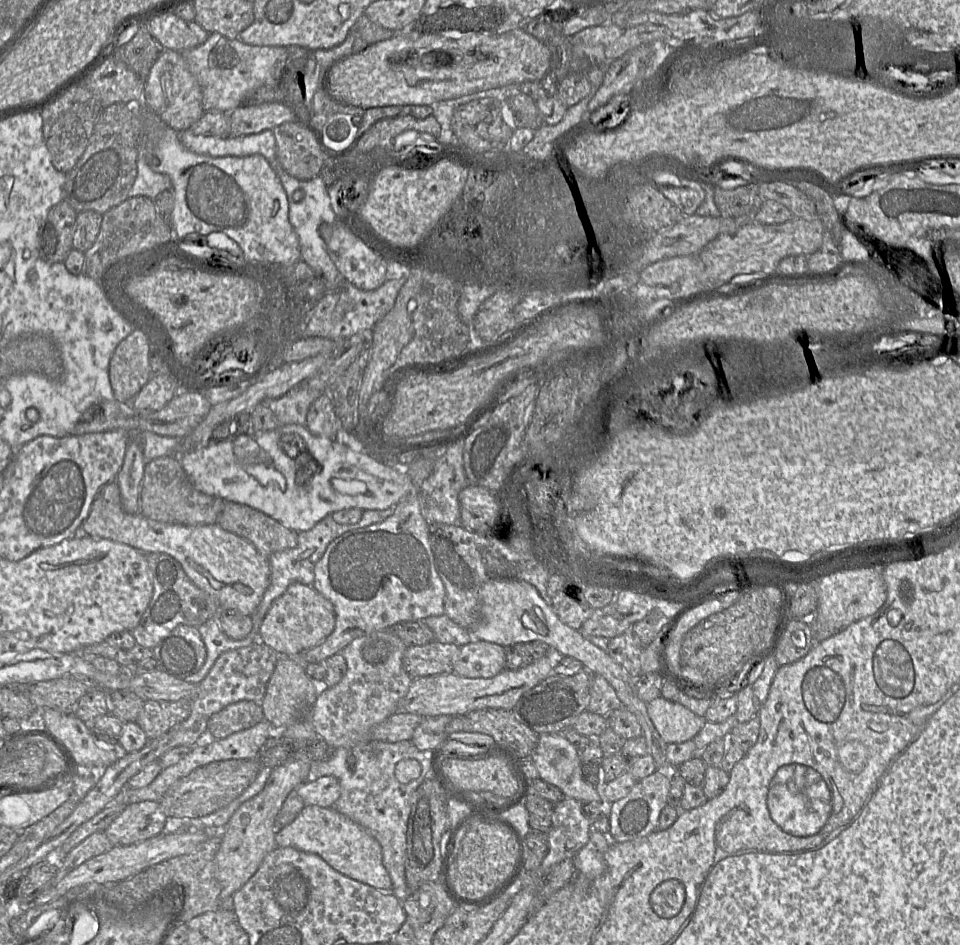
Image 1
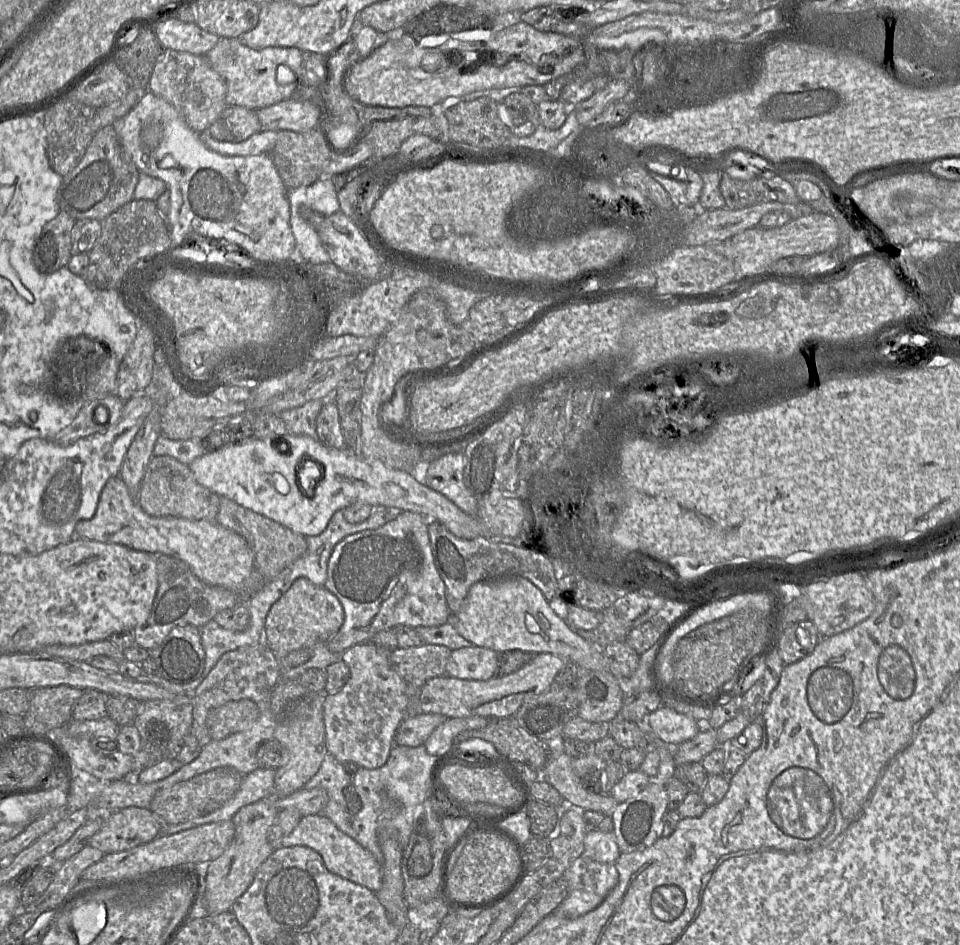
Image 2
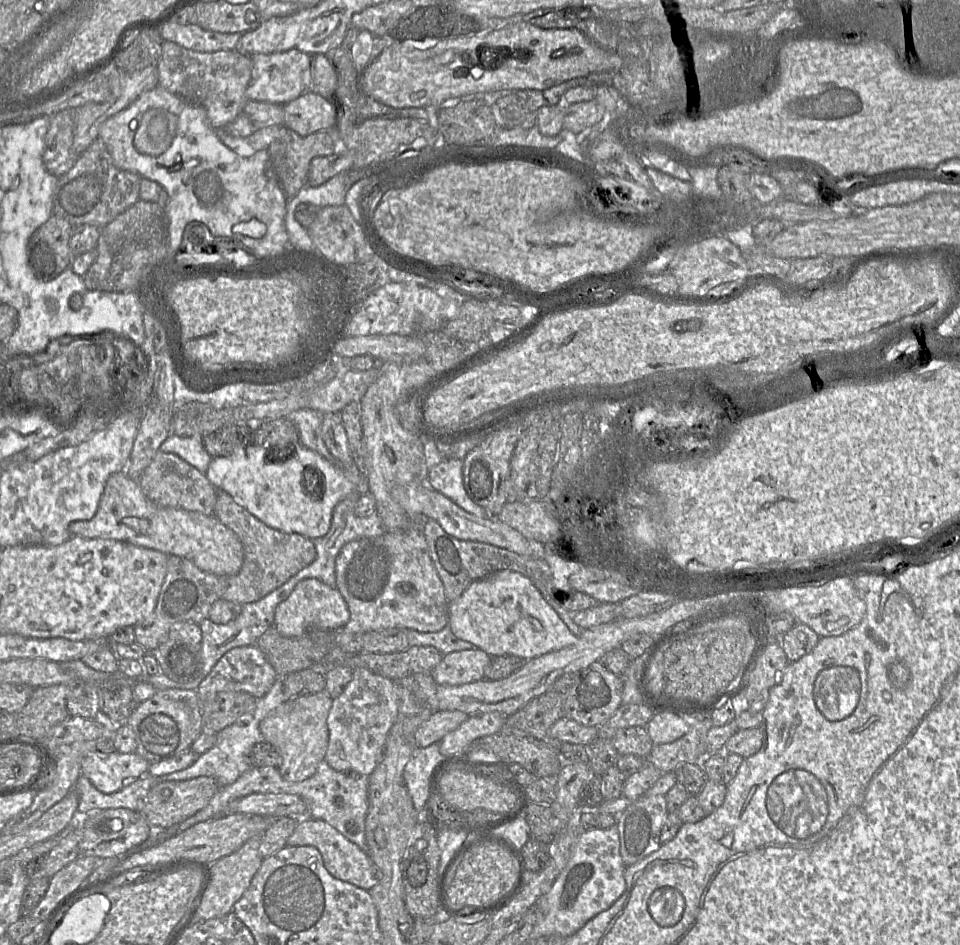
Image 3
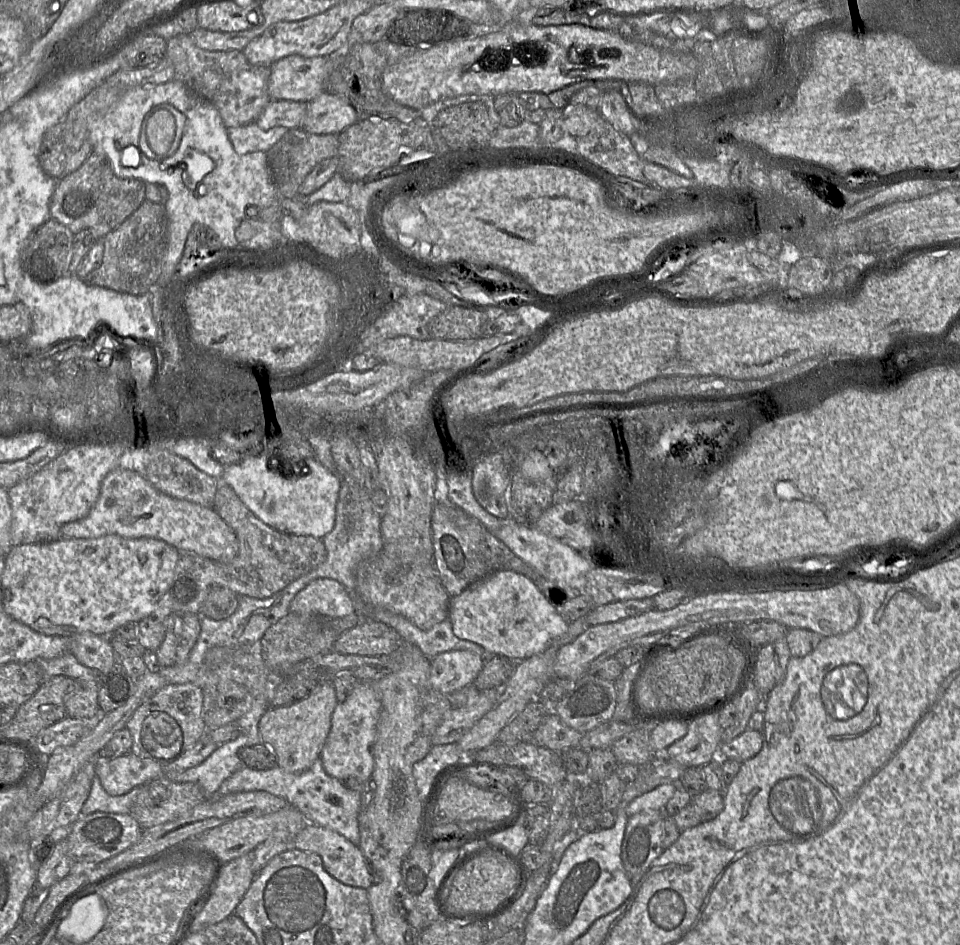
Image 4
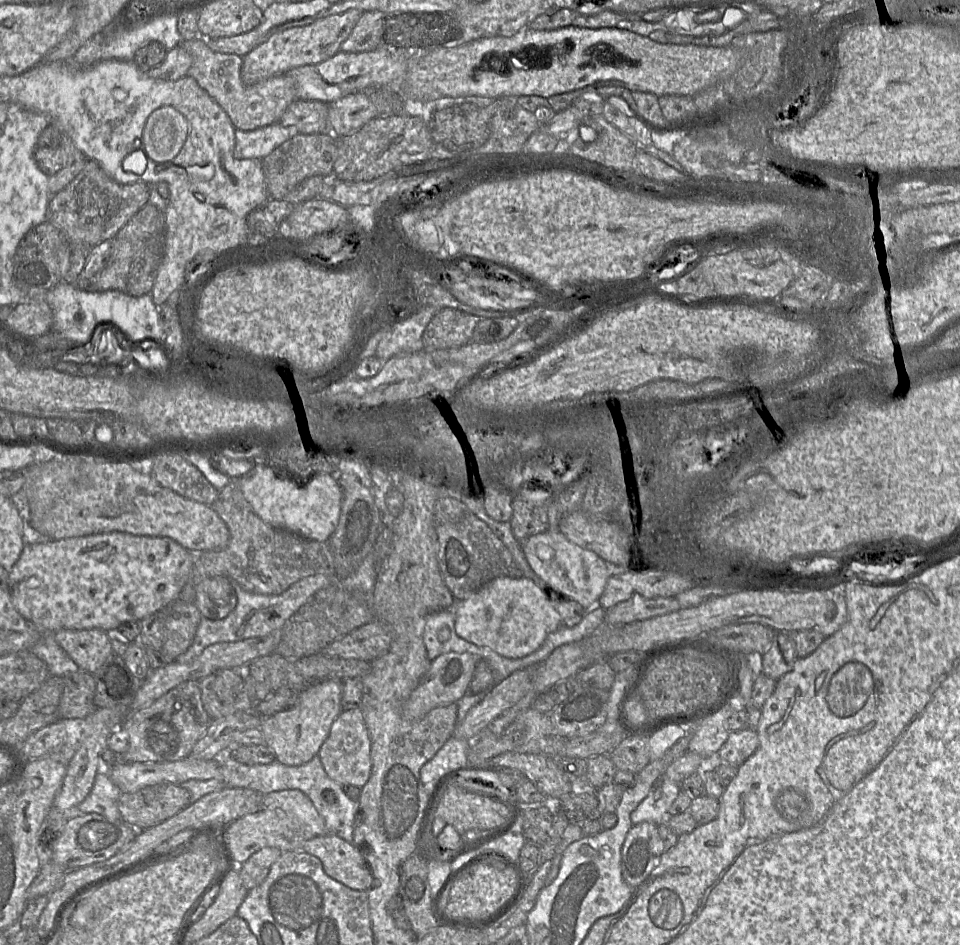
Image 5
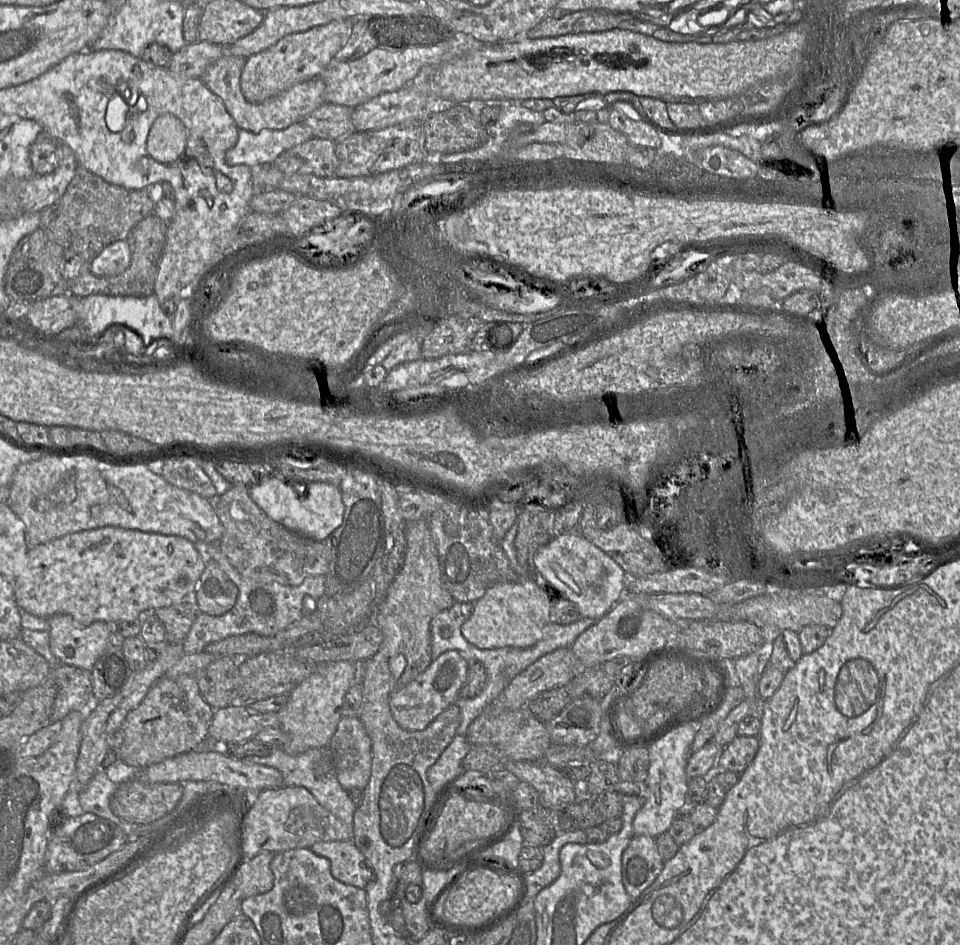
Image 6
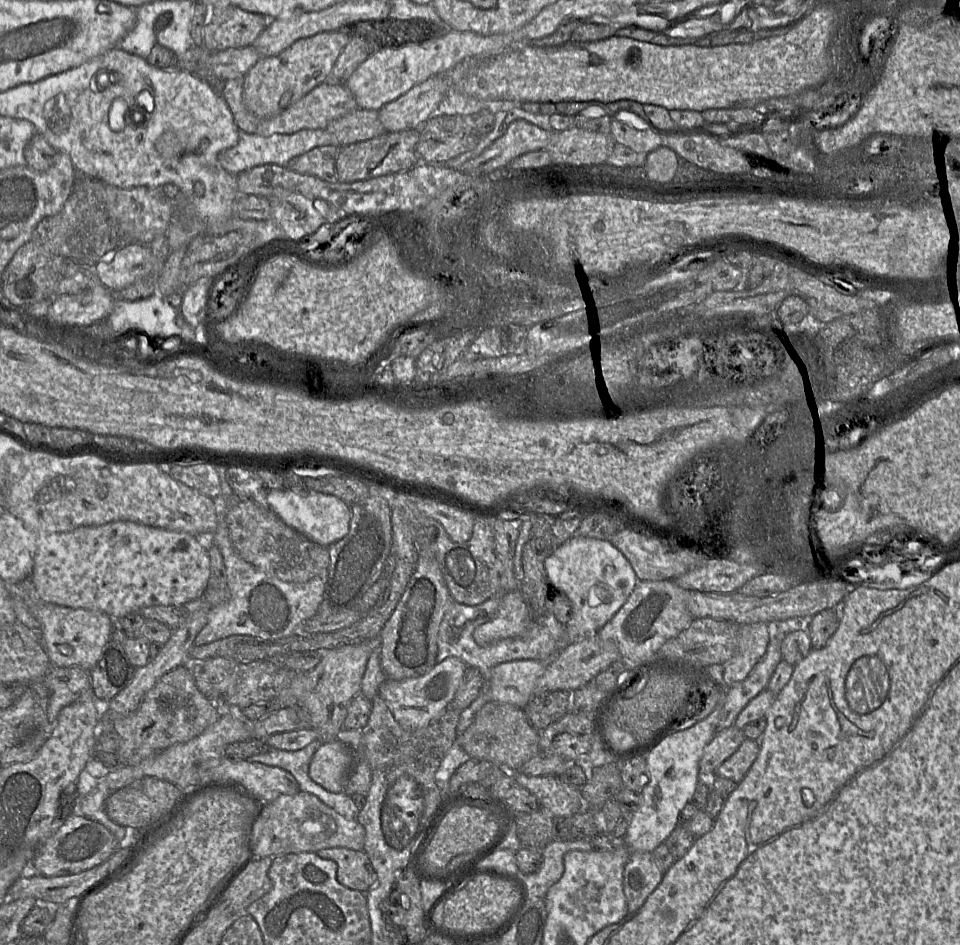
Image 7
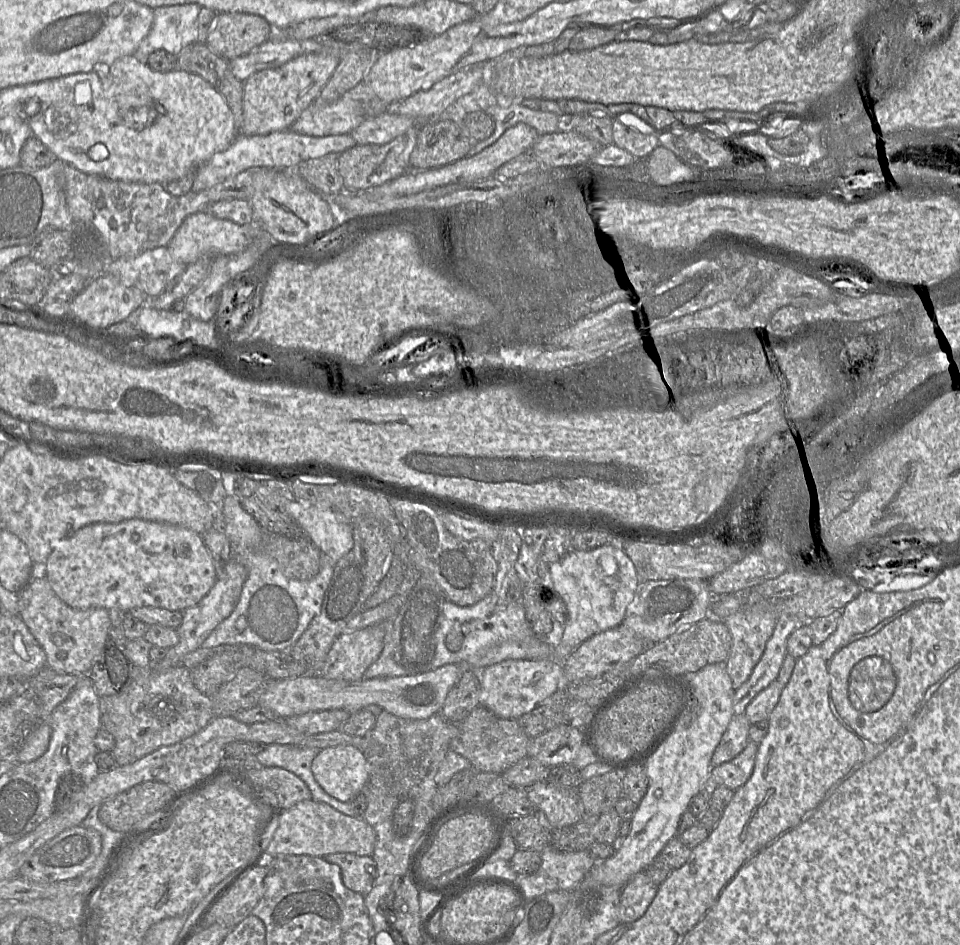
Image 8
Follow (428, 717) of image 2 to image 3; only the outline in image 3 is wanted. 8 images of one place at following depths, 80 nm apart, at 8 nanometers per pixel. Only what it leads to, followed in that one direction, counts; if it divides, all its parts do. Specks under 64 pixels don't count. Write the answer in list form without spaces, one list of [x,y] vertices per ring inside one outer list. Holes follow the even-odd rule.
[[[458,710],[436,711],[416,730],[415,747],[424,748],[440,742],[446,734],[459,727],[468,717],[468,714]]]

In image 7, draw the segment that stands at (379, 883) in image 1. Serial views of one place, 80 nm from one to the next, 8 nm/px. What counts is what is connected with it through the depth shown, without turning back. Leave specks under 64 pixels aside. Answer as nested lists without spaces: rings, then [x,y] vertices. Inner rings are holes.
[[[336,847],[319,850],[317,854],[336,862],[337,881],[343,886],[366,893],[375,885],[376,872],[364,851]]]

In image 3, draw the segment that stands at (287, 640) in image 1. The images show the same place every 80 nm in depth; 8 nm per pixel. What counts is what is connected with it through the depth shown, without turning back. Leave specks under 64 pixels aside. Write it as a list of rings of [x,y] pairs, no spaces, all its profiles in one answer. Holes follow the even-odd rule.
[[[309,578],[300,581],[289,597],[276,607],[273,626],[282,636],[296,638],[312,629],[338,631],[349,619],[347,603],[339,590],[318,579]]]

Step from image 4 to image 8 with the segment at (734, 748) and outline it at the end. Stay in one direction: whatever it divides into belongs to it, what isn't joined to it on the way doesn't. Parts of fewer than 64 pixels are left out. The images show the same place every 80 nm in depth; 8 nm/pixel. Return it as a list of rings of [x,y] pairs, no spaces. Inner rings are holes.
[[[749,741],[743,751],[729,762],[712,767],[710,786],[726,786],[736,791],[750,778],[758,751],[758,744]]]

